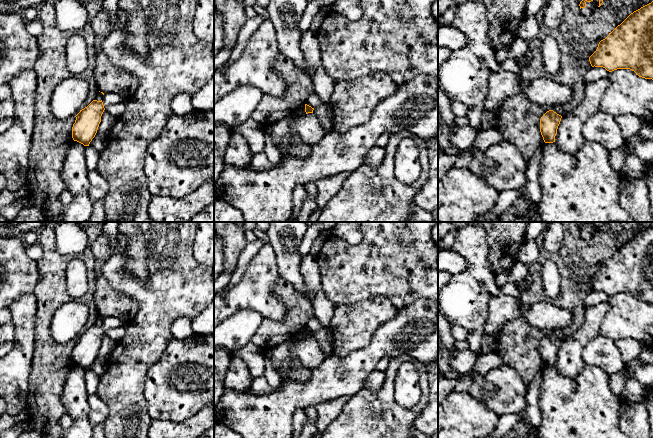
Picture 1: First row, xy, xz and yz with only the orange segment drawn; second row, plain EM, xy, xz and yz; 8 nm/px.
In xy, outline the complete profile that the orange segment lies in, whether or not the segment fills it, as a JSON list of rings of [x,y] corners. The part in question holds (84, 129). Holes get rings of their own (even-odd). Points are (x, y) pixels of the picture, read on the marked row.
[[[93,100],[87,107],[80,110],[75,116],[76,120],[72,127],[73,140],[89,146],[97,133],[104,110],[102,100]]]

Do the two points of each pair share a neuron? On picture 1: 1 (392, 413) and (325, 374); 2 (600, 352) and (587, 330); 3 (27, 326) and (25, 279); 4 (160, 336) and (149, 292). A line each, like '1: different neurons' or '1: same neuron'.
1: different neurons
2: different neurons
3: different neurons
4: same neuron

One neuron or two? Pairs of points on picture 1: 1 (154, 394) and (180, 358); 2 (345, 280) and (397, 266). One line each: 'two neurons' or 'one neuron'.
1: one neuron
2: one neuron

